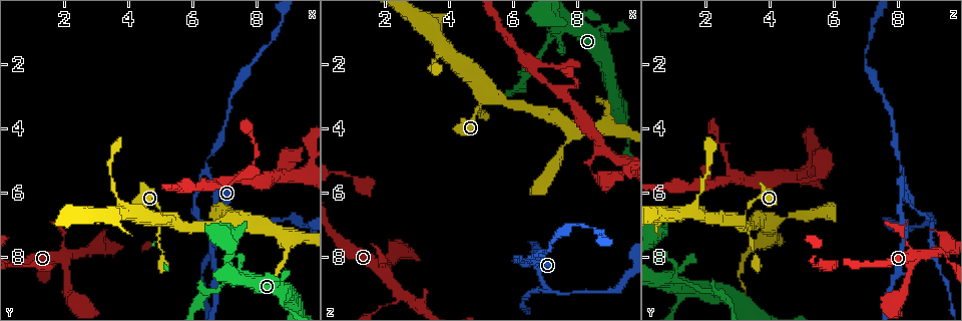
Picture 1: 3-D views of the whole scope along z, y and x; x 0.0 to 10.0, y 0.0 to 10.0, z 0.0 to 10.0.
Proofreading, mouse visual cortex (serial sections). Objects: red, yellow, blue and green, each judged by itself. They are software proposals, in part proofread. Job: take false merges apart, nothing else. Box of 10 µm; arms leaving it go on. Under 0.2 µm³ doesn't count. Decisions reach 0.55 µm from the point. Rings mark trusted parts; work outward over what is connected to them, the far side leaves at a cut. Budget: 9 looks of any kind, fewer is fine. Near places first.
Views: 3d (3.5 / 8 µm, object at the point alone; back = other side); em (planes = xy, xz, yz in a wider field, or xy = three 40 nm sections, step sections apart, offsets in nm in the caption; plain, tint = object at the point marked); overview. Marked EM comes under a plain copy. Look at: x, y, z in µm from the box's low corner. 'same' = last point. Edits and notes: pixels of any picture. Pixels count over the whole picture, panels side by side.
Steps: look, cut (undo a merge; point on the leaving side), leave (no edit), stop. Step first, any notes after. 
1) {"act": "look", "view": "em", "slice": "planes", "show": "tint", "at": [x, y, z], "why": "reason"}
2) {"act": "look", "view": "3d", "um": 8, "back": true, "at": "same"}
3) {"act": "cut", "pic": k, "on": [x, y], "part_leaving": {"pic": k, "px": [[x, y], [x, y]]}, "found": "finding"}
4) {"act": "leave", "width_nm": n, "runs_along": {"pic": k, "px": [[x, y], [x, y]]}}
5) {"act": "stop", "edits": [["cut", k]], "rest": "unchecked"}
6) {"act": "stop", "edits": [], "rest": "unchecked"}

{"act": "look", "view": "em", "slice": "xy", "step": 5, "show": "tint", "at": [2.50, 7.85, 9.20], "why": "branch point"}

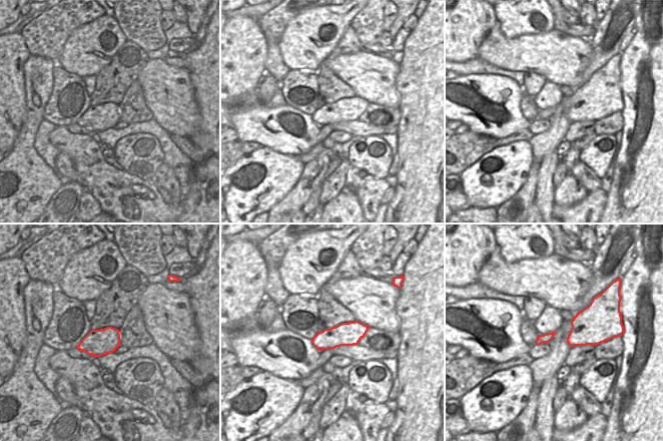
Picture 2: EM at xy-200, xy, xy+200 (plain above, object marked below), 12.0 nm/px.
{"act": "look", "view": "3d", "um": 3.5, "at": "same"}

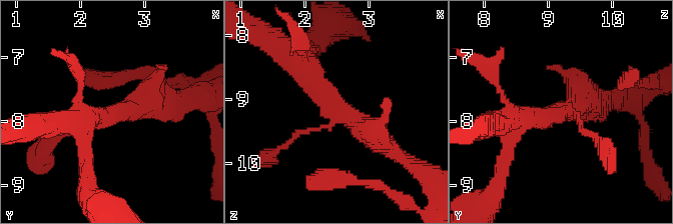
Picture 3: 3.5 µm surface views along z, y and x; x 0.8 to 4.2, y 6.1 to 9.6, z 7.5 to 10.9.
{"act": "leave", "width_nm": 280, "runs_along": {"pic": 3, "px": [[297, 59], [334, 108], [390, 149]]}, "found": "all the same cell"}

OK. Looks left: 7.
{"act": "look", "view": "em", "slice": "xy", "step": 3, "show": "tint", "at": [7.10, 6.85, 9.05], "why": "arms part here"}

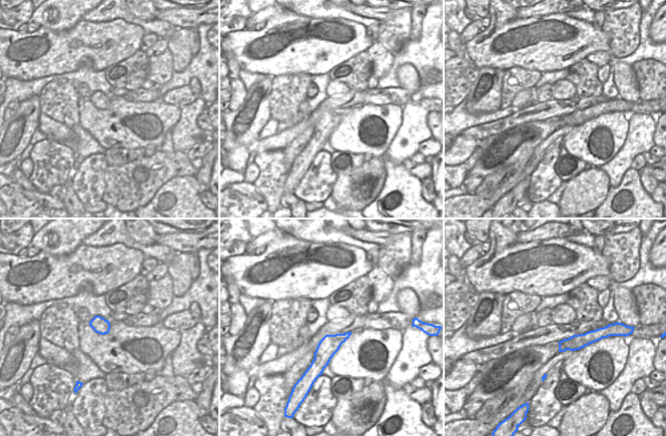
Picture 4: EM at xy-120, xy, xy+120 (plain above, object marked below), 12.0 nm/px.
{"act": "look", "view": "3d", "um": 3.5, "at": "same", "why": "wider look"}

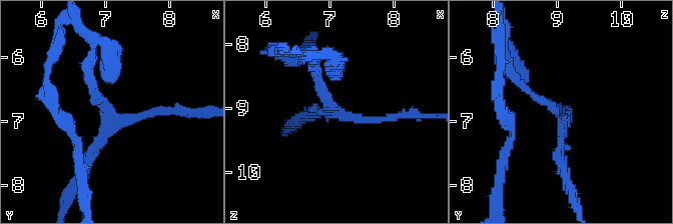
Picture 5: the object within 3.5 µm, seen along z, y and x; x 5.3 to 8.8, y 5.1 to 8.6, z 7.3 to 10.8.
{"act": "leave", "width_nm": 240, "runs_along": {"pic": 5, "px": [[313, 61], [344, 115], [397, 117]]}, "found": "continuous, no second cell"}

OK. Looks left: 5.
{"act": "look", "view": "3d", "um": 3.5, "back": true, "at": [6.50, 5.10, 8.10]}

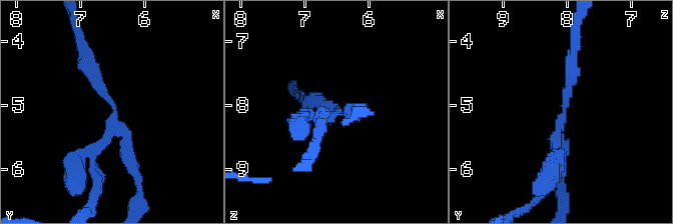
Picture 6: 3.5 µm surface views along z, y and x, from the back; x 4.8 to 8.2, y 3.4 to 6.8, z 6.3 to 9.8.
{"act": "look", "view": "em", "slice": "xy", "step": 5, "show": "tint", "at": [6.45, 5.05, 8.10], "arms": 3, "arm_widths_nm": [150, 200, 200], "why": "shape alone is not enough"}

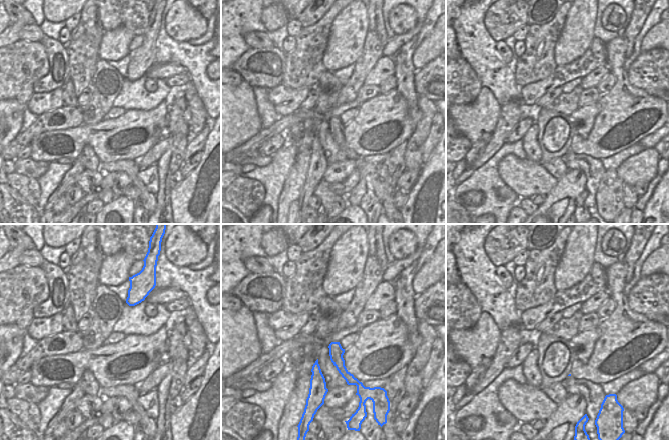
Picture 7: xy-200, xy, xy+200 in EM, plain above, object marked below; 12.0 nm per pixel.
{"act": "cut", "pic": 6, "on": [133, 170], "part_leaving": {"pic": 6, "px": [[120, 140], [139, 180], [136, 208]]}, "found": "two cells meet here"}

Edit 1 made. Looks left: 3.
{"act": "stop", "edits": [["cut", 6]], "rest": "unchecked"}

